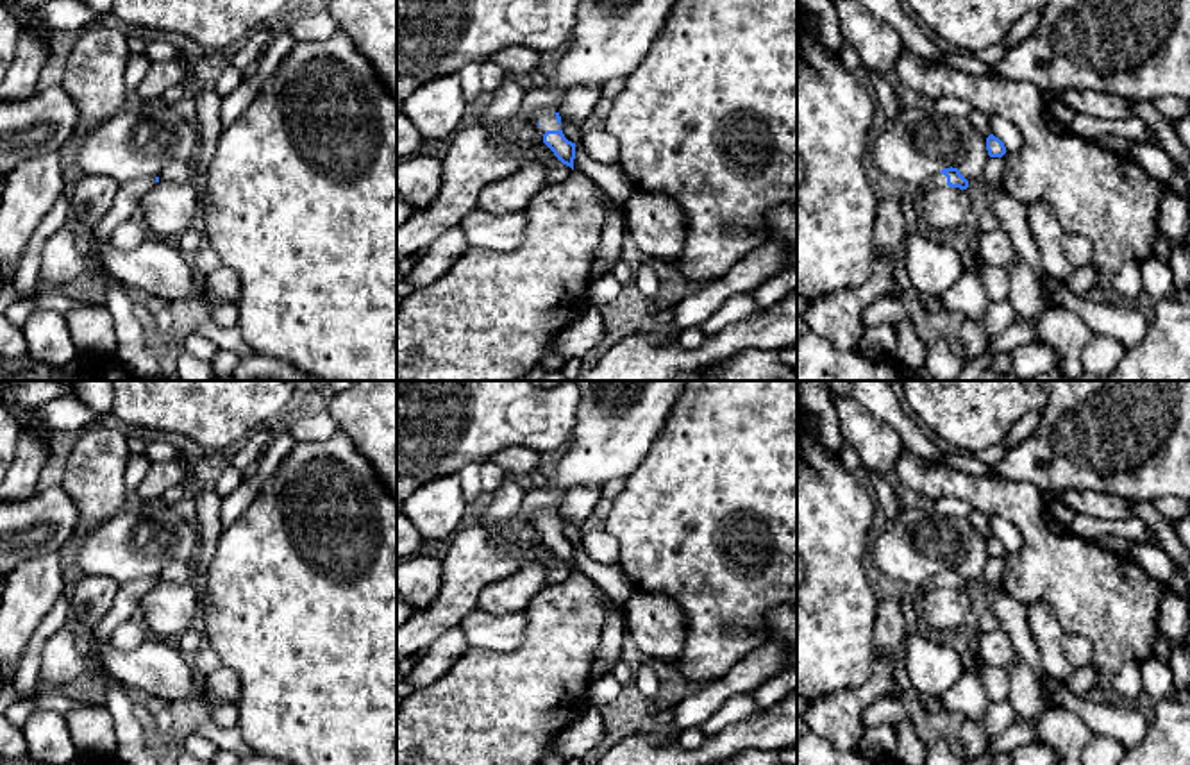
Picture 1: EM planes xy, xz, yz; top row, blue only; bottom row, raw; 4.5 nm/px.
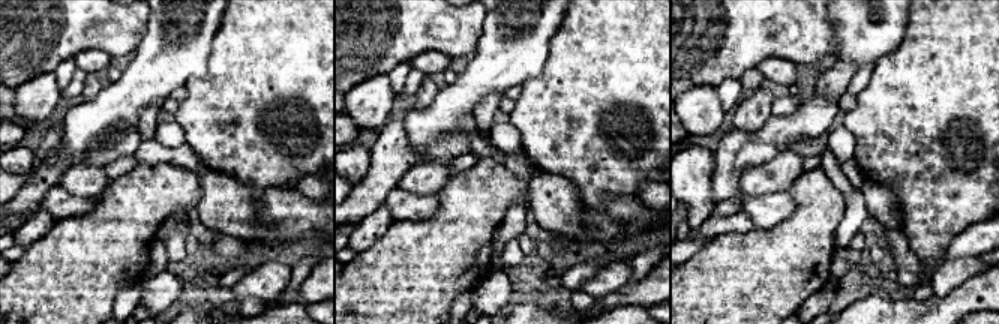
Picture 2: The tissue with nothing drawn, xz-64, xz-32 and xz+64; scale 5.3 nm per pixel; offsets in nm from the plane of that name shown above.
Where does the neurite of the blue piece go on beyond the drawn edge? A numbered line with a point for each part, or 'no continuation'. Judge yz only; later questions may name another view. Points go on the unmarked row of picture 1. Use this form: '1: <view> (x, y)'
1: yz (938, 580)

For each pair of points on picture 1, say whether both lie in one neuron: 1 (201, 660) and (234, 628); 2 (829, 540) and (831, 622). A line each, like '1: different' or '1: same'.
1: different
2: same

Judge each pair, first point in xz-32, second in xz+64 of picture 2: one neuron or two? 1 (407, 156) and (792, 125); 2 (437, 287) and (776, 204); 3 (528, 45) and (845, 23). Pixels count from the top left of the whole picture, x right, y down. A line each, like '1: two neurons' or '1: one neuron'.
1: one neuron
2: two neurons
3: one neuron

